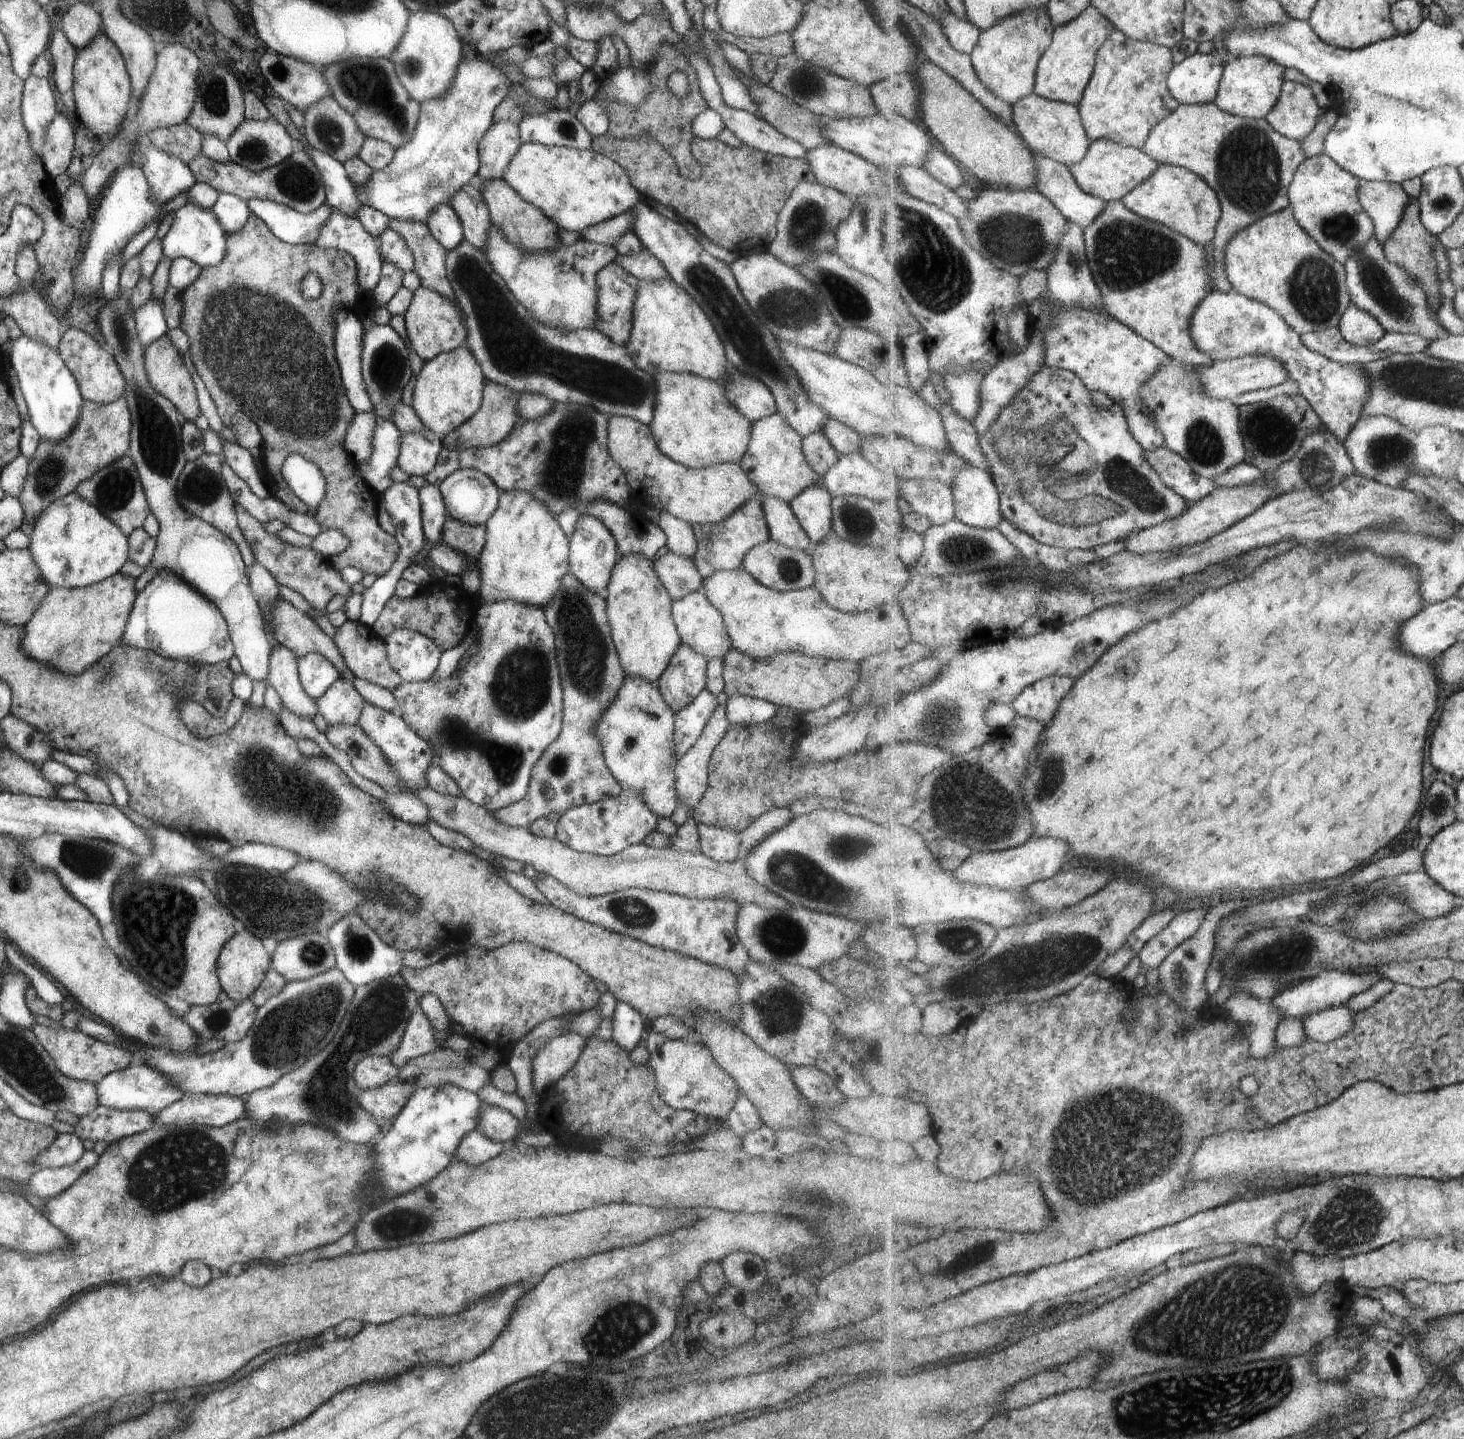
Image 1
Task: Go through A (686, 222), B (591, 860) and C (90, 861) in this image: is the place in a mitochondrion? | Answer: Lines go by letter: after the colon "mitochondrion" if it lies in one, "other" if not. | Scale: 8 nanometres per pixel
A: other
B: other
C: mitochondrion

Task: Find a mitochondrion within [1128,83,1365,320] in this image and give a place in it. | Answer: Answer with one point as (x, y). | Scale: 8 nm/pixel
(1248, 171)

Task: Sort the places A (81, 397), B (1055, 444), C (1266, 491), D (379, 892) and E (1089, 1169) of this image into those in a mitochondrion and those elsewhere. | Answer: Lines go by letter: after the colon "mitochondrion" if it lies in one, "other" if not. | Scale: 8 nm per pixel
A: other
B: mitochondrion
C: other
D: other
E: mitochondrion

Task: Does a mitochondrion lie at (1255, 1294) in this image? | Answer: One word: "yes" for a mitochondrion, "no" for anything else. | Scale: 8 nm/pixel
yes

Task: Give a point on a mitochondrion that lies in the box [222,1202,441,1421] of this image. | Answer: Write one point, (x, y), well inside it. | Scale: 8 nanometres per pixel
(403, 1225)

